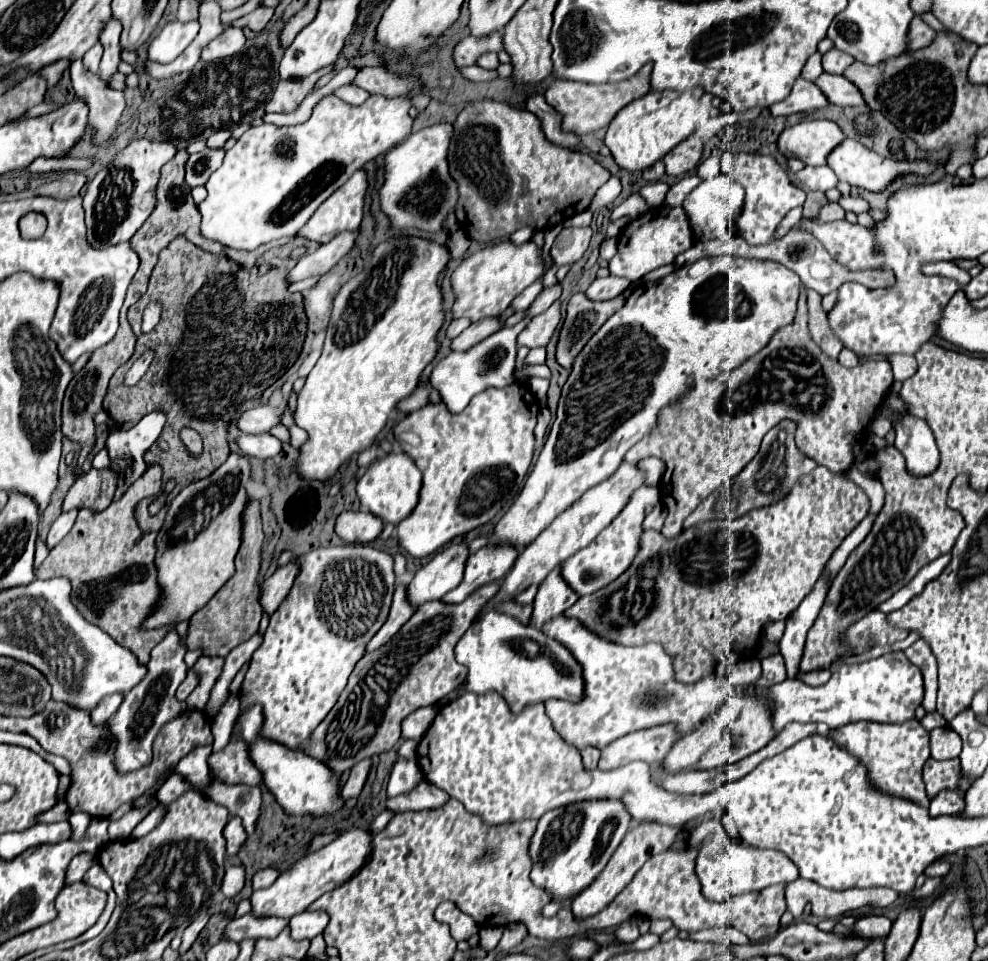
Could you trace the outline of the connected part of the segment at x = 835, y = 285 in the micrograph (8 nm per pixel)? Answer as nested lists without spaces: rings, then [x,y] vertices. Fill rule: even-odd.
[[[801,220],[797,226],[793,226],[785,238],[767,242],[763,246],[751,246],[745,240],[739,240],[739,246],[735,248],[735,256],[779,262],[779,264],[787,266],[789,270],[793,270],[807,288],[815,290],[821,296],[825,296],[825,294],[829,294],[833,290],[839,290],[839,286],[843,286],[843,282],[859,282],[859,284],[863,284],[867,288],[887,288],[887,286],[895,284],[895,274],[891,270],[859,270],[859,272],[851,272],[845,266],[841,266],[839,262],[835,262],[827,254],[827,250],[817,242],[817,238],[813,238],[813,234],[803,228],[803,222],[805,220]]]

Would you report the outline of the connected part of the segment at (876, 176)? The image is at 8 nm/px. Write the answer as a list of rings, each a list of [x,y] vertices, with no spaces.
[[[847,138],[845,142],[841,142],[841,144],[829,154],[827,164],[829,164],[831,170],[837,174],[839,180],[843,180],[843,182],[847,182],[847,184],[851,184],[851,186],[857,186],[857,188],[865,188],[865,190],[869,190],[869,192],[883,192],[883,190],[887,190],[887,186],[889,186],[891,182],[895,182],[897,178],[907,176],[907,174],[917,174],[917,176],[921,176],[921,178],[927,178],[927,176],[931,176],[931,174],[935,172],[935,168],[937,168],[937,162],[933,162],[933,160],[913,160],[913,162],[903,160],[903,162],[897,162],[897,160],[893,160],[893,158],[881,158],[877,152],[873,152],[873,150],[865,148],[863,144],[859,144],[859,142],[855,142],[855,140],[849,140],[849,138]]]

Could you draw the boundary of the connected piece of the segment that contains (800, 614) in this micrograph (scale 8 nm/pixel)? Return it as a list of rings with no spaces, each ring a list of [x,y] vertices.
[[[819,582],[813,592],[801,602],[801,606],[787,618],[787,628],[785,622],[771,622],[765,626],[765,630],[785,630],[779,648],[781,648],[781,656],[785,660],[787,666],[787,677],[794,679],[799,672],[799,663],[803,656],[803,646],[805,646],[805,638],[807,638],[807,630],[813,626],[825,594],[827,594],[827,584]]]

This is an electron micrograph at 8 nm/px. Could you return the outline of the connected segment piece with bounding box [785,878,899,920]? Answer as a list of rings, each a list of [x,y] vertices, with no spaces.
[[[797,878],[797,880],[789,882],[787,884],[787,894],[785,894],[785,898],[787,898],[787,910],[793,914],[795,920],[801,918],[805,906],[811,906],[811,914],[817,916],[817,918],[835,918],[835,916],[841,916],[841,914],[847,914],[847,912],[855,912],[855,910],[871,905],[873,908],[885,908],[895,902],[898,897],[898,892],[887,887],[853,888],[853,890],[835,892],[835,890],[825,890],[817,882],[803,880],[803,878]]]

